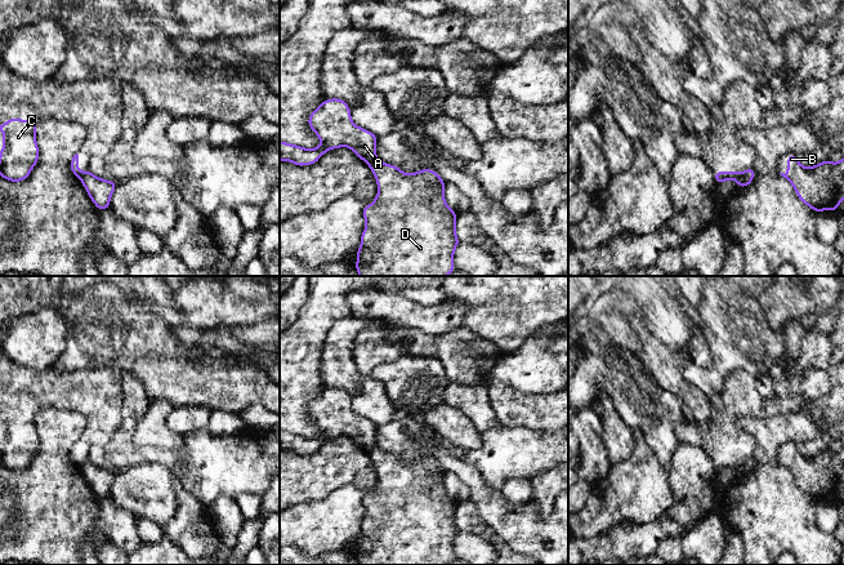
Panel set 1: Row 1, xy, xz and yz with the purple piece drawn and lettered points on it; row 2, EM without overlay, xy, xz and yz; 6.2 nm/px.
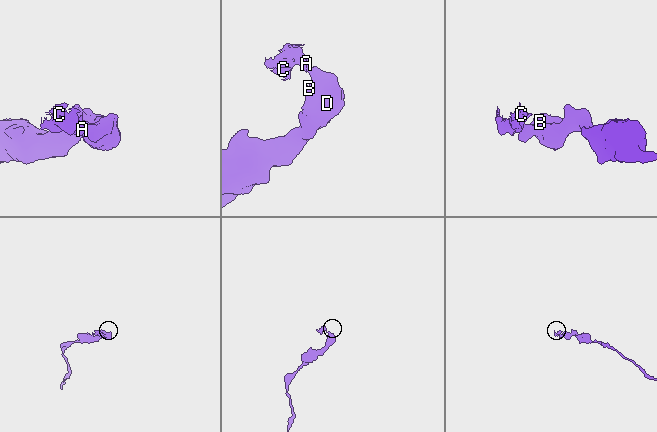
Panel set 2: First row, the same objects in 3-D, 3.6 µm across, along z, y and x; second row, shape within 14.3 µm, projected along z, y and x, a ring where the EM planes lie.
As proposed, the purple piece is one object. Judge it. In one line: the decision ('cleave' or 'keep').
cleave

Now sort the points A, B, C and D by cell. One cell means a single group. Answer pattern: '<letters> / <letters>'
A C / B D

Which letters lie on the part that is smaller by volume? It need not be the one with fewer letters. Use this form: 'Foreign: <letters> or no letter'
Foreign: A, C

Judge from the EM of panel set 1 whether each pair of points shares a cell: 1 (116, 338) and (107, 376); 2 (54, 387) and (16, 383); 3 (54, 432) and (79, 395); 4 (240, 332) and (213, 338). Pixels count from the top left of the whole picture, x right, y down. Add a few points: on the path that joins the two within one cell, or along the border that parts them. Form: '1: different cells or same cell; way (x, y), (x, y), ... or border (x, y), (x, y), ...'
1: different cells; border (80, 369), (119, 366), (123, 370)
2: same cell; way (45, 387), (25, 387)
3: different cells; border (43, 406), (77, 410), (88, 423)
4: different cells; border (211, 329), (217, 333), (230, 333), (257, 351)

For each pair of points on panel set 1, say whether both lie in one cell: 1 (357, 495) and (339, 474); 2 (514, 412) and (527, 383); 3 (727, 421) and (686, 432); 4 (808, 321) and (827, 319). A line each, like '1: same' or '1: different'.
1: different
2: different
3: same
4: same

